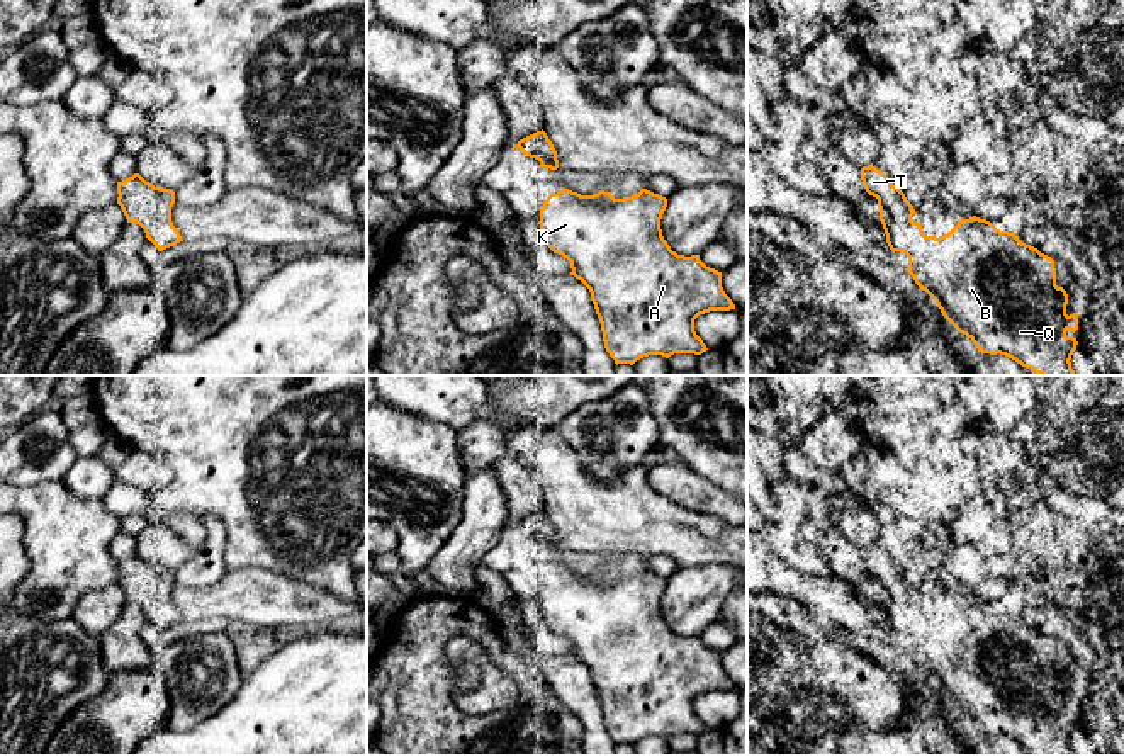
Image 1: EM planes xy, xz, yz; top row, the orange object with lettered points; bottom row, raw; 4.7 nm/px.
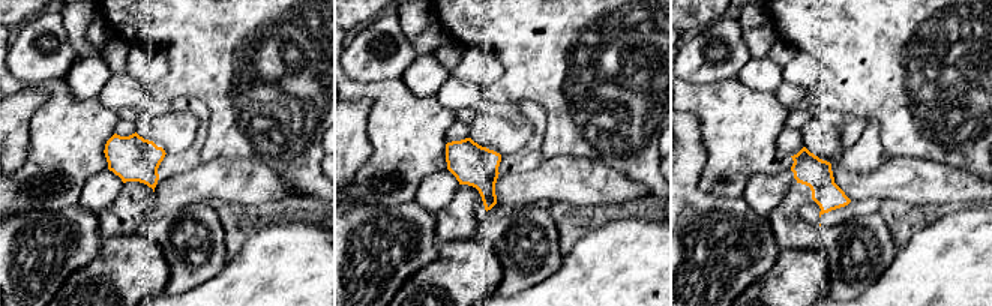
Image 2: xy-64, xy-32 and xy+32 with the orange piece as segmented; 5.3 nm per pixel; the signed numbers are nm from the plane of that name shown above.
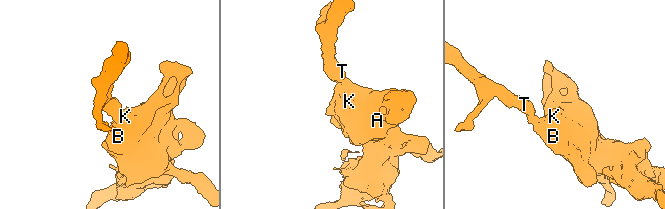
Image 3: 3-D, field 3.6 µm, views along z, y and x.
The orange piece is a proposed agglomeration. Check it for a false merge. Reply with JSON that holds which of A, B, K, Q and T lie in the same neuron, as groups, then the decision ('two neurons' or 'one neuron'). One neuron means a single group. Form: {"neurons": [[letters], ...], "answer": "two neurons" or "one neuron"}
{"neurons": [["A", "B", "K", "Q", "T"]], "answer": "one neuron"}

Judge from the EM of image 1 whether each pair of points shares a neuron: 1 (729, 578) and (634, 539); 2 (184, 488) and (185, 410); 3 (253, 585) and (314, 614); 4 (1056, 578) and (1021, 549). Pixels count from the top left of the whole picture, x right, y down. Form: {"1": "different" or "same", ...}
{"1": "different", "2": "same", "3": "same", "4": "same"}

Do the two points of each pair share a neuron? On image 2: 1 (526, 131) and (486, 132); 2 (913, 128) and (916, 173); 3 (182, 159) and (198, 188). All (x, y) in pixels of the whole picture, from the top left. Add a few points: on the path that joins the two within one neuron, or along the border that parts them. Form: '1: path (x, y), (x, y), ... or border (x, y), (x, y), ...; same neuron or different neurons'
1: path (517, 132), (496, 132); same neuron
2: border (889, 156), (914, 156), (949, 165); different neurons
3: border (203, 162), (159, 177); different neurons

